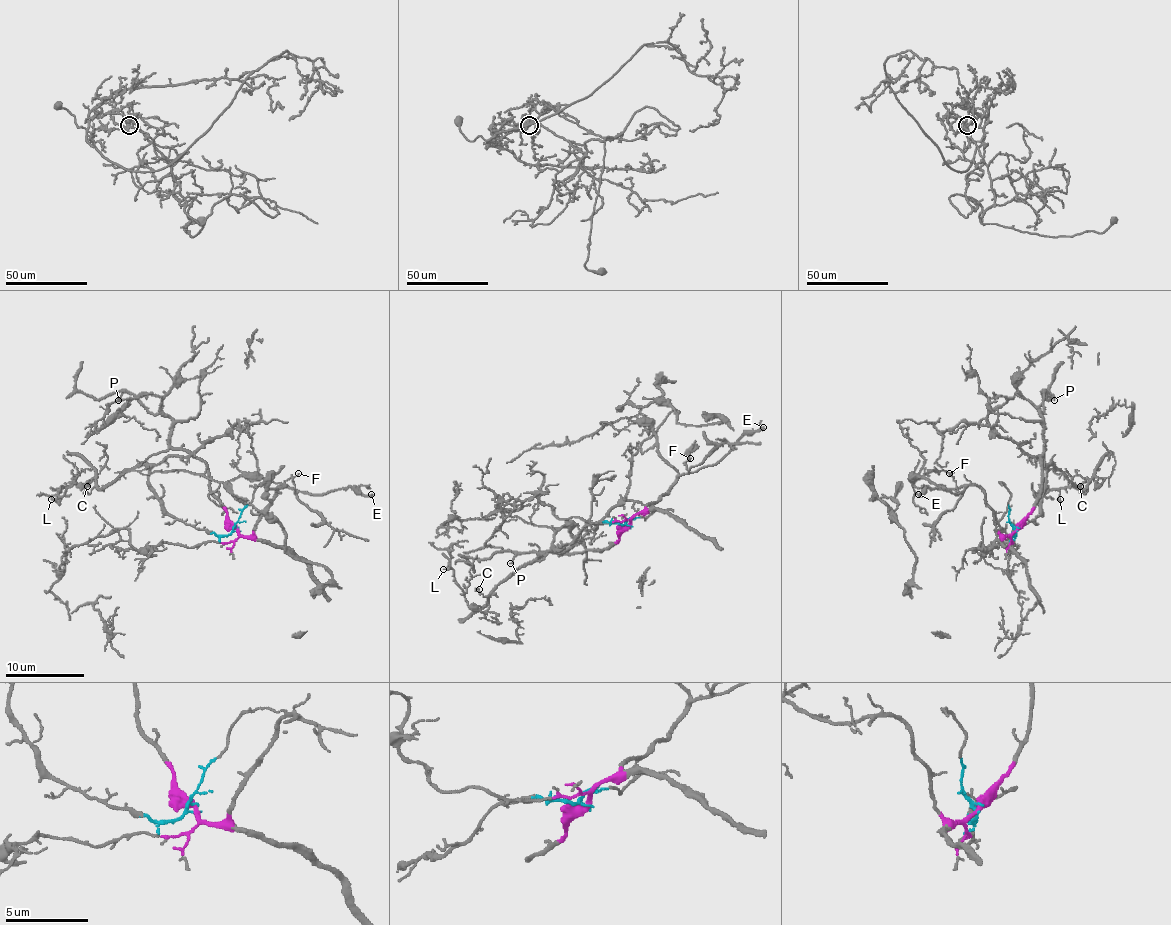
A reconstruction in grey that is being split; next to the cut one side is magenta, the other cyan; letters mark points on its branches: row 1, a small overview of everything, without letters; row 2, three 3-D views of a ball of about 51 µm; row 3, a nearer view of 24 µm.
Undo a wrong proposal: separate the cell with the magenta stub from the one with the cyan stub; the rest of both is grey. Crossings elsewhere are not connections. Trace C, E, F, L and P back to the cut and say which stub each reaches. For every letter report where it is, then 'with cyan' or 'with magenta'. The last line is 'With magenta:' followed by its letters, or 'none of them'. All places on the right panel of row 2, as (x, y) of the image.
C: at (1080, 486); with cyan
E: at (918, 494); with magenta
F: at (949, 473); with magenta
L: at (1060, 499); with cyan
P: at (1054, 400); with magenta
With magenta: E, F, P

